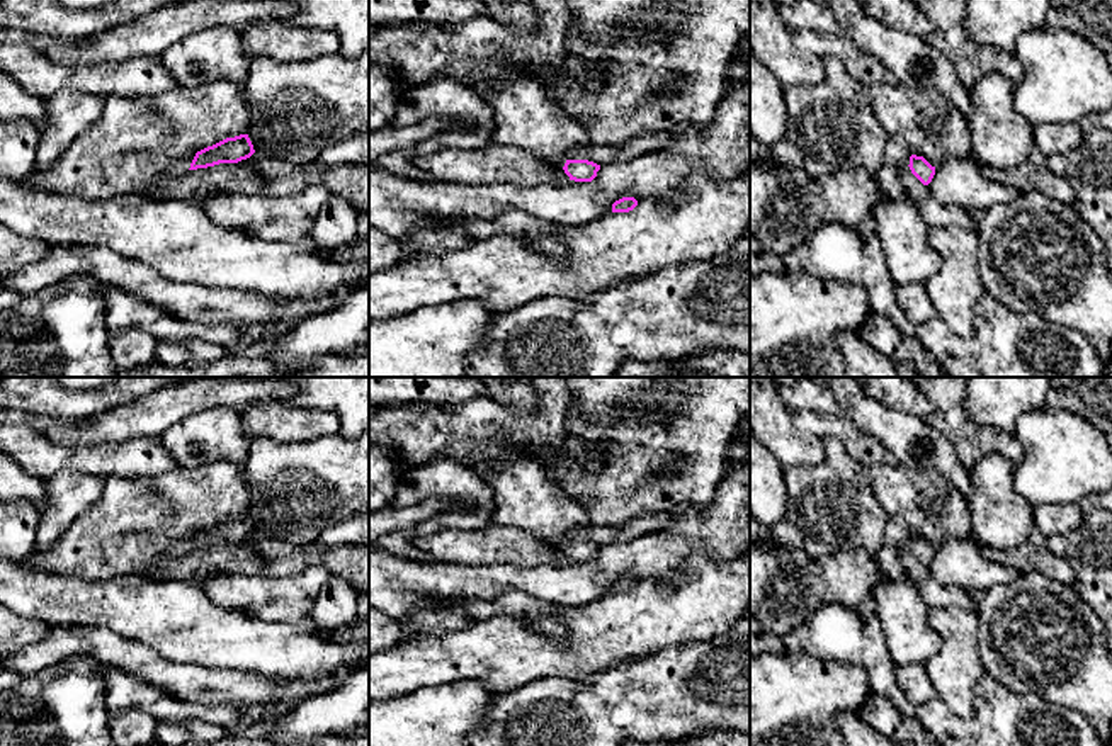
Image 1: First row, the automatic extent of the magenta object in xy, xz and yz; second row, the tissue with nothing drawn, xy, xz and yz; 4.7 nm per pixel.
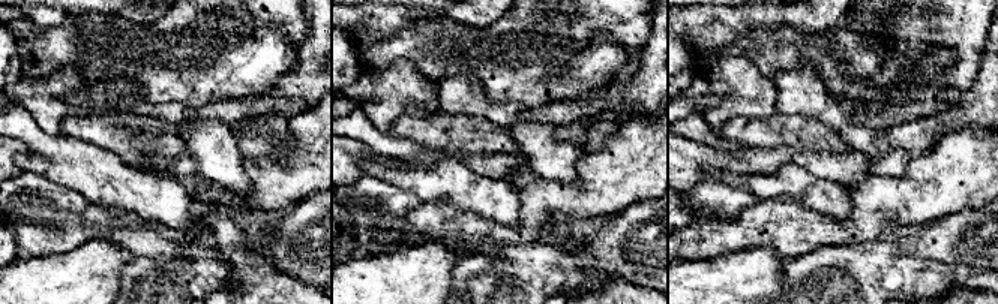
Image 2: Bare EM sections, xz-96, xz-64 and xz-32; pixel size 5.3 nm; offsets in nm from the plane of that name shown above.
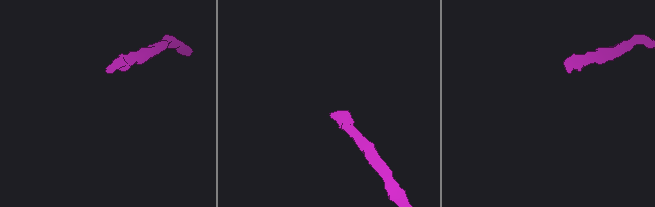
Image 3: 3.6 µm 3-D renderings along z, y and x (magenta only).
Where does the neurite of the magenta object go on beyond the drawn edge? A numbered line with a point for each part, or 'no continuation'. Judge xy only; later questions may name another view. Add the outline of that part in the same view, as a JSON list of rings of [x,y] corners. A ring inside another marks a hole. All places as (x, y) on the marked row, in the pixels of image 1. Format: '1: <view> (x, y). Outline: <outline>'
1: xy (179, 167). Outline: [[[190,155],[187,158],[182,158],[182,160],[177,160],[170,165],[170,168],[167,172],[163,172],[158,178],[163,178],[163,177],[179,177],[179,175],[184,175],[189,172],[190,168],[190,163],[194,160],[196,155]]]

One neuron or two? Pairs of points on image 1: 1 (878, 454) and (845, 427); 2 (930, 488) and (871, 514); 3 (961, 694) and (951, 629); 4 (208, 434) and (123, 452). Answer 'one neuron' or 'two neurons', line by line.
1: one neuron
2: two neurons
3: one neuron
4: two neurons

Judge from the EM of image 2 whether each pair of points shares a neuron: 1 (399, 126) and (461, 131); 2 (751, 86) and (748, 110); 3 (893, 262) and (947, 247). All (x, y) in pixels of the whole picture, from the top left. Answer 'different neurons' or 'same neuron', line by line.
1: same neuron
2: same neuron
3: same neuron

